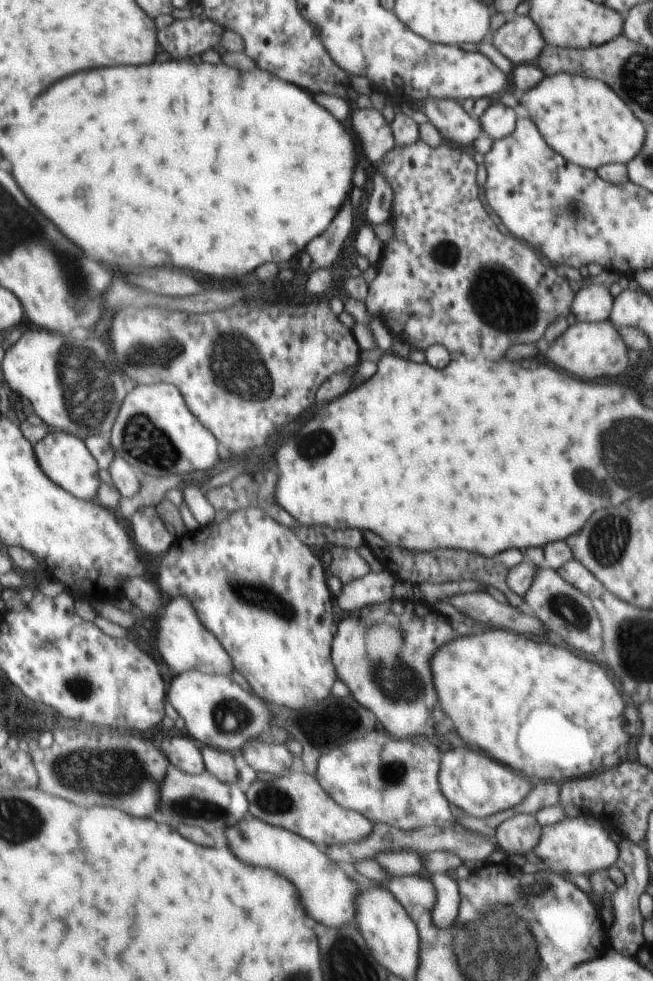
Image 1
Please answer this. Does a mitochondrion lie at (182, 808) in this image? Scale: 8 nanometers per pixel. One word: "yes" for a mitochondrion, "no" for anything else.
yes

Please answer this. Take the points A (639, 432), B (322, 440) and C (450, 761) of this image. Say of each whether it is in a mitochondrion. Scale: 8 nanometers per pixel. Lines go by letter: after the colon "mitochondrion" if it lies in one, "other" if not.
A: mitochondrion
B: mitochondrion
C: other

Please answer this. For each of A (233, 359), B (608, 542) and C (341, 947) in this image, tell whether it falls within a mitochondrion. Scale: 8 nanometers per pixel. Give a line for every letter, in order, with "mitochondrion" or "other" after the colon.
A: mitochondrion
B: mitochondrion
C: mitochondrion

